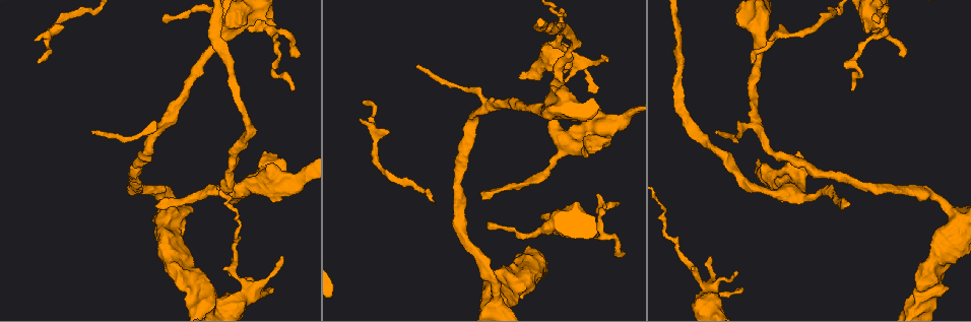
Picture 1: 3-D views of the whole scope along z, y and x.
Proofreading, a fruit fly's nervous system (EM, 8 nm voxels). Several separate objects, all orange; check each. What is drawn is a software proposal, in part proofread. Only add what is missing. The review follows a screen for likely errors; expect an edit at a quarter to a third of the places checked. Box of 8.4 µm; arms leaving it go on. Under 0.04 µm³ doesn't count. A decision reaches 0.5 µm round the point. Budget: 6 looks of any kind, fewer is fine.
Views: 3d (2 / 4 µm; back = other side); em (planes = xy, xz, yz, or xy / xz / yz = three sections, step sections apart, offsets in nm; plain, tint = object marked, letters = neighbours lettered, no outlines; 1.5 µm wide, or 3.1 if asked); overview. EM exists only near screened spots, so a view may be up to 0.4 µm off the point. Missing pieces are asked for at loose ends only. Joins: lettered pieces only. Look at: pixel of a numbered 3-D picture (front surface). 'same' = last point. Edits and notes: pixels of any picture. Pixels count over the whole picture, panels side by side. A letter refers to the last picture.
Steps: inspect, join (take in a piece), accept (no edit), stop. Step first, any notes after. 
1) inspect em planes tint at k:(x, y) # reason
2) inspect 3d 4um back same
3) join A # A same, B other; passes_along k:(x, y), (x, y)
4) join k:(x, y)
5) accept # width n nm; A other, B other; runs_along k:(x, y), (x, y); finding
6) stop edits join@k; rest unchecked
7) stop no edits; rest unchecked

inspect em yz step 8 tint at 1:(299, 55) # tapers out

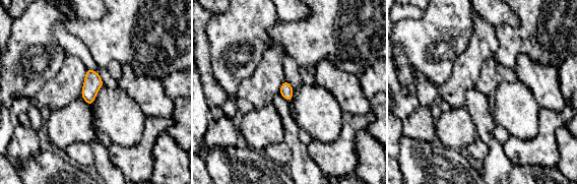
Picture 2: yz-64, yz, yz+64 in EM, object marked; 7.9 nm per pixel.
inspect em planes letters same # another direction

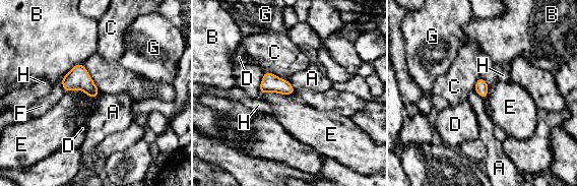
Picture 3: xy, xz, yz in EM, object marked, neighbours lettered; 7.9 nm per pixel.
accept # width 100 nm; longest_contact E 260 nm; A other, B other, C other, D other, E other, F other, G other, H other; none of them fits

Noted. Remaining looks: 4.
inspect em planes plain at 1:(718, 133) # tapers out

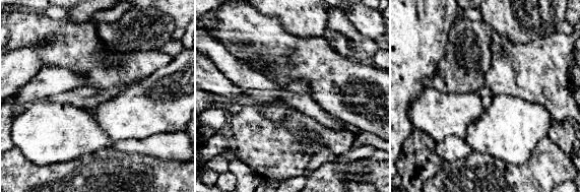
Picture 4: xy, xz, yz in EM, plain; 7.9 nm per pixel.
inspect em planes letters same # what lies round it

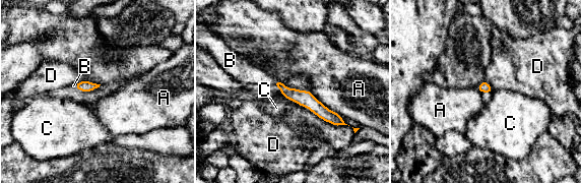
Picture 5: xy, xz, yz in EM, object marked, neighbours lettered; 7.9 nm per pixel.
join B # width 80 nm; A other, B same, C other, D other; passes_along 5:(301, 98), (274, 82), (246, 72); it goes on there

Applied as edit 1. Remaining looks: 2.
inspect em xz step 4 letters at 1:(594, 92) # an open end

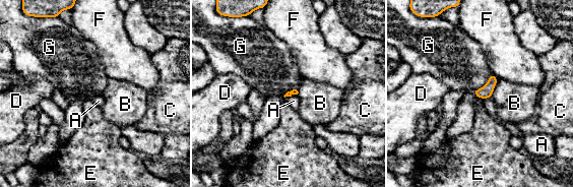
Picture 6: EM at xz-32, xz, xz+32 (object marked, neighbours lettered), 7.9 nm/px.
accept # A other, B other, C other, D other, E other, F other, G other; none of them fits

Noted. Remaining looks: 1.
stop edits join@5; rest unchecked

